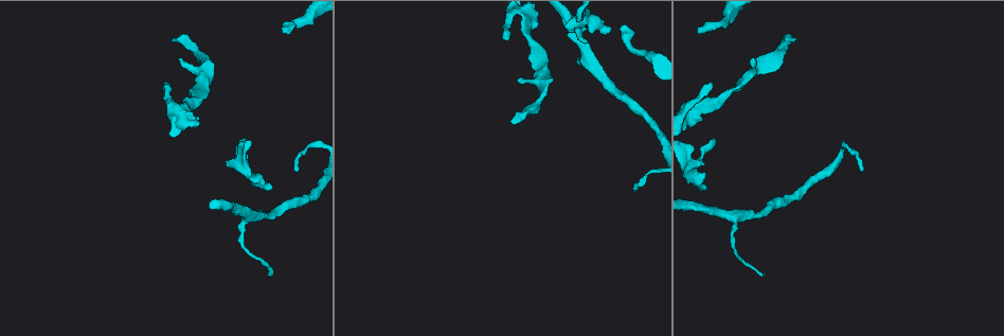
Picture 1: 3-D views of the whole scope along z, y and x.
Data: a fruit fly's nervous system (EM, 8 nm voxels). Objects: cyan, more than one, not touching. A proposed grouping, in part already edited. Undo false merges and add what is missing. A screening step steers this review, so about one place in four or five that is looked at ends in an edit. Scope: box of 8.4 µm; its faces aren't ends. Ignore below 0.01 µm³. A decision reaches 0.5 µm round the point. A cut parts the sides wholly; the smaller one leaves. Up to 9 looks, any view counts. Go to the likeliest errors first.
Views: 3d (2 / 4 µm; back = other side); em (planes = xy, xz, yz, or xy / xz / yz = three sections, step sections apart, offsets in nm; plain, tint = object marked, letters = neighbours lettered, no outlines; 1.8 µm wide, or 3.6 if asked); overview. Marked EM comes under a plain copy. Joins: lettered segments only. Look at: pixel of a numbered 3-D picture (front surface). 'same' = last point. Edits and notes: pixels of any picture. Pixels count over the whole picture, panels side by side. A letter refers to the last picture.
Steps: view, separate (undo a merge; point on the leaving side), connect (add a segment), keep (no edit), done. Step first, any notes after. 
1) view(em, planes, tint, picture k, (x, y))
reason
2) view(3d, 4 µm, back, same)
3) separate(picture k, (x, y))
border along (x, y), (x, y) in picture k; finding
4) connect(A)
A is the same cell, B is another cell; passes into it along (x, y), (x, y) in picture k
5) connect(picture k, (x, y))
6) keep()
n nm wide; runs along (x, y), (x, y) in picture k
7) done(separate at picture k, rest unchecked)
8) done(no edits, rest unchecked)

view(3d, 4 µm, back, picture 1, (288, 32))
long arm stops here

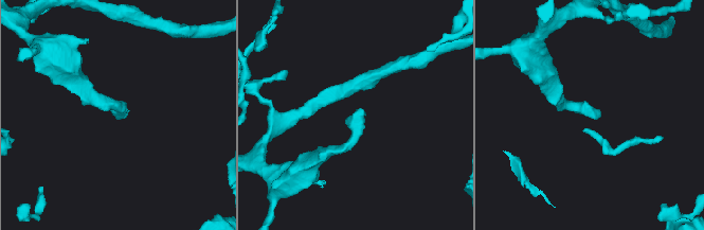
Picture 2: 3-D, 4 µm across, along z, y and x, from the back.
view(em, 3.6 µm, planes, letters, picture 2, (599, 115))

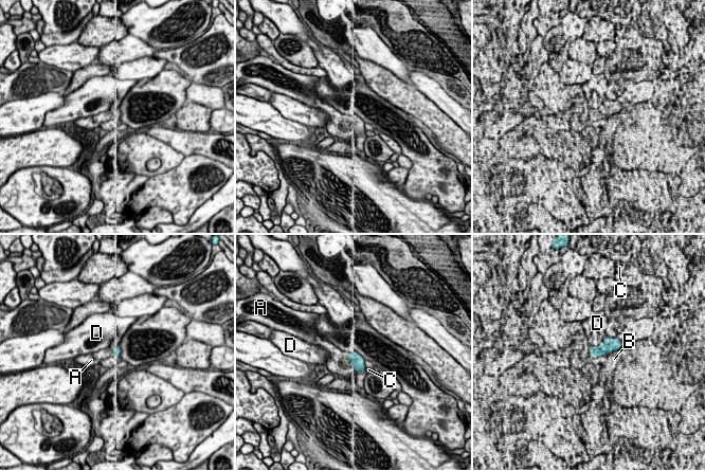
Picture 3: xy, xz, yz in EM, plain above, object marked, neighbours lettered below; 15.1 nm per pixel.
connect(A)
100 nm wide; A is the same cell, B, C and D are other cells; the neuron continues

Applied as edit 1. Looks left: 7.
view(em, planes, letters, picture 1, (164, 83))
free end

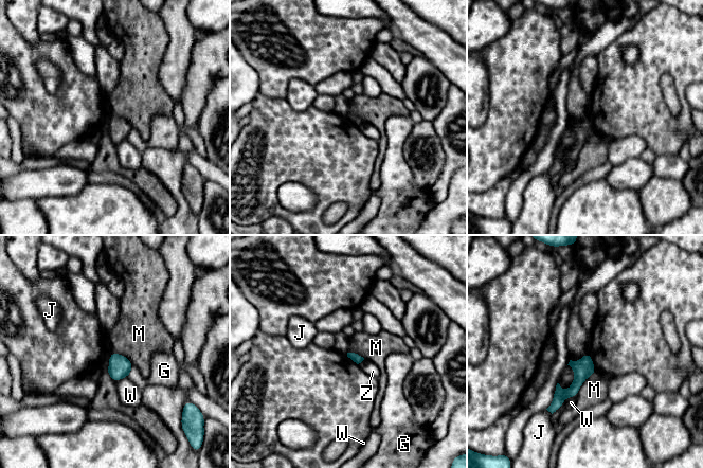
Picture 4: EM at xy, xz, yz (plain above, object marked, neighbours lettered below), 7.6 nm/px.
keep()
G, J, M, W and Z are other cells; border along (595, 372), (583, 381), (575, 398) in picture 4; no lettered segment goes on from it

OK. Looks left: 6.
view(em, planes, letters, picture 1, (792, 40))
thin end

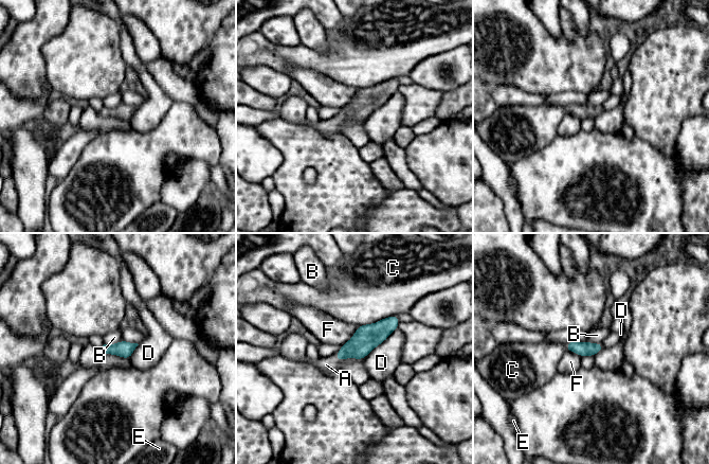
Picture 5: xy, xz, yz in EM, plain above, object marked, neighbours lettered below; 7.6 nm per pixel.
connect(A)
110 nm wide; A is the same cell, B, C, D, E and F are other cells; passes into it along (363, 341), (337, 359), (326, 364) in picture 5; the neuron continues

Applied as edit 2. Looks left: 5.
view(overview)
redraw

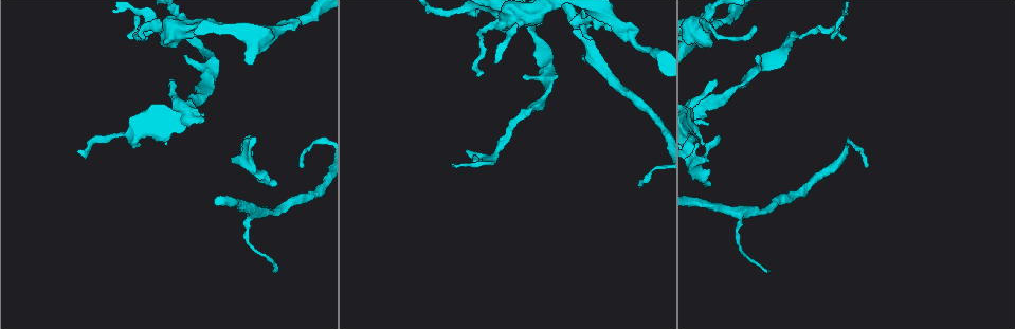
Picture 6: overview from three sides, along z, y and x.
view(3d, 4 µm, picture 6, (250, 135))
free end

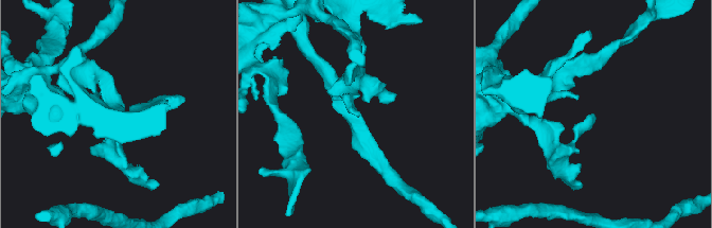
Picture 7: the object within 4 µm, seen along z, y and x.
view(em, yz, step 4, letters, picture 7, (360, 113))
need the tissue

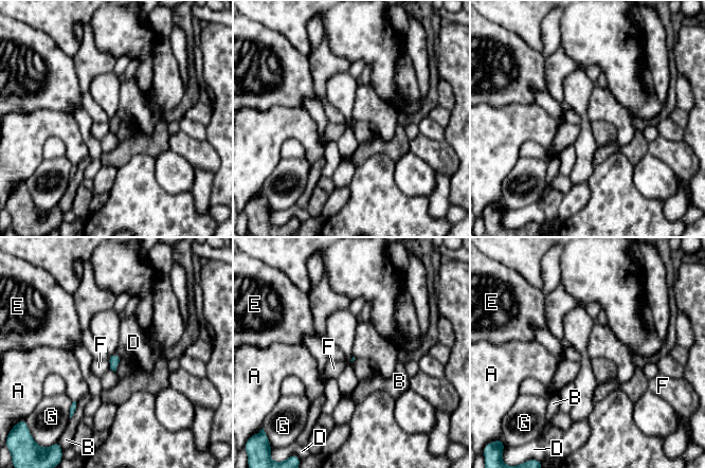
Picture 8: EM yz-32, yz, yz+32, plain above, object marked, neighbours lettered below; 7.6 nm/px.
view(em, planes, letters, same)

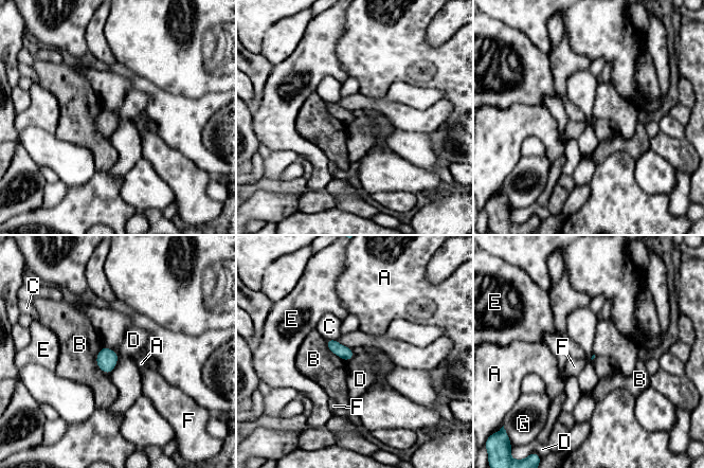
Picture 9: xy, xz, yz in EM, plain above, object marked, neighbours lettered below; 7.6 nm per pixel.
keep()
A, B, C, D, E, F and G are other cells; border along (355, 355), (346, 361) in picture 9; no lettered segment goes on from it

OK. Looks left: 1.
done(connect at picture 3, connect at picture 5, rest unchecked)

